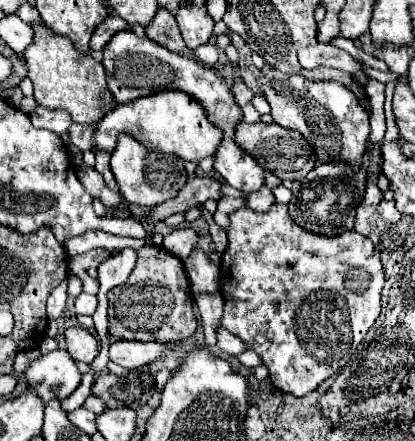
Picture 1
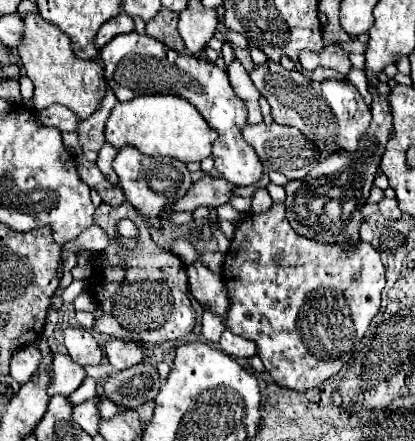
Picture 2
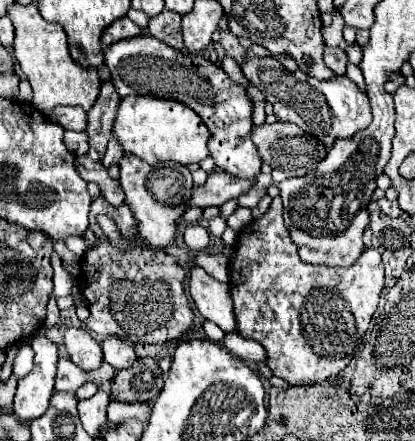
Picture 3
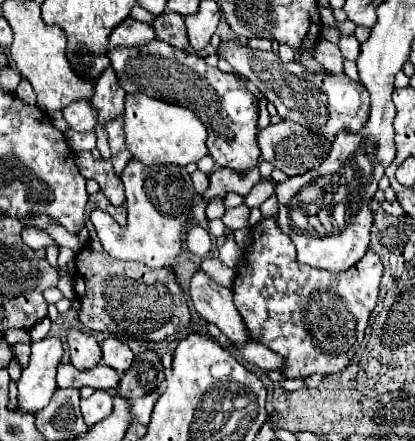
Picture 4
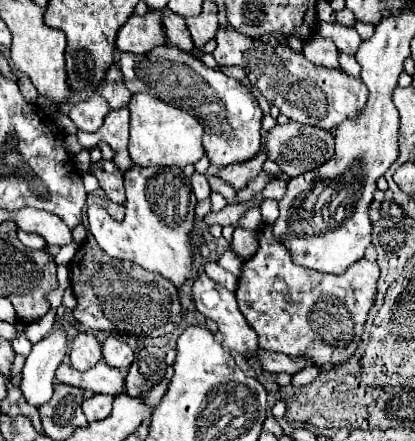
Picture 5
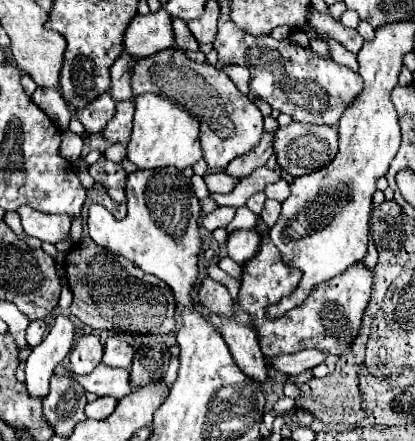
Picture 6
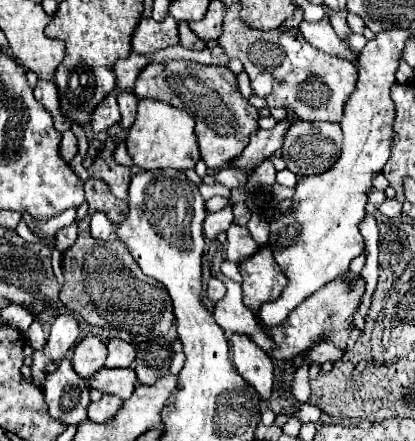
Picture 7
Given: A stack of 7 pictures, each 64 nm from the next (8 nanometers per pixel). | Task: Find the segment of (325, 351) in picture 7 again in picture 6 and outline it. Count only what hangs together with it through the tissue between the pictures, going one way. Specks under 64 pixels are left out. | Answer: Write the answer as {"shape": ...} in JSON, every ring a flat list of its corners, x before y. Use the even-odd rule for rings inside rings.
{"shape":[[300,350,295,354,278,354,270,358,270,366,282,374,297,376,306,372,308,368,324,362,326,356,316,350]]}

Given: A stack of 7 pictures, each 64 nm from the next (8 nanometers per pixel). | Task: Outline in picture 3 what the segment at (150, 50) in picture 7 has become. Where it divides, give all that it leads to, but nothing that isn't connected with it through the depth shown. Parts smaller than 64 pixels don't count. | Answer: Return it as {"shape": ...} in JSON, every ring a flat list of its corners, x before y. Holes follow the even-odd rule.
{"shape":[[122,16,118,20,114,20,104,32,102,32,102,44,108,46,108,44,114,44,116,40,124,40,124,38,132,38,132,36,138,36,142,34,142,30,128,18,128,16]]}

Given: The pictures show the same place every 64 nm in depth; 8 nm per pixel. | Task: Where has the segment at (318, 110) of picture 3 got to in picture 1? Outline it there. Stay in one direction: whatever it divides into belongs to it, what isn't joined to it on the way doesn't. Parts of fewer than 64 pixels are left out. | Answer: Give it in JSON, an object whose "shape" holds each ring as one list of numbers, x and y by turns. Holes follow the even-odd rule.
{"shape":[[270,70,258,80,268,104,272,106,272,118,276,124,298,130,306,142,314,148,318,162,346,162,354,172,360,172,370,124,368,114,358,106,356,96,348,92,340,82,312,82,302,76,284,76]]}

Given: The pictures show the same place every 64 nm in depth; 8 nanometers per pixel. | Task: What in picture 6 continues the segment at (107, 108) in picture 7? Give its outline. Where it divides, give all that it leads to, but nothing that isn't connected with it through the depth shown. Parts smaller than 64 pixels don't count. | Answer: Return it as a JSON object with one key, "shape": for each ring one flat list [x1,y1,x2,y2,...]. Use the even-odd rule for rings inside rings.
{"shape":[[102,94,92,104,76,110,74,116,82,122,82,126,84,126,86,132,100,134,104,130,104,124,112,118,114,108,116,108,114,100,108,94]]}

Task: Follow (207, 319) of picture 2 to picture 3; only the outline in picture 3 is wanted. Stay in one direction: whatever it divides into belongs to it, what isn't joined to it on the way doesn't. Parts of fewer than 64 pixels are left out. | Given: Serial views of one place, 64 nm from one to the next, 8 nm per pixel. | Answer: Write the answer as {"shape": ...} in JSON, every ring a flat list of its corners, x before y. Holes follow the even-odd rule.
{"shape":[[206,320,203,325,204,332,207,338,213,342,220,342,224,338,224,330,217,326,215,323]]}

